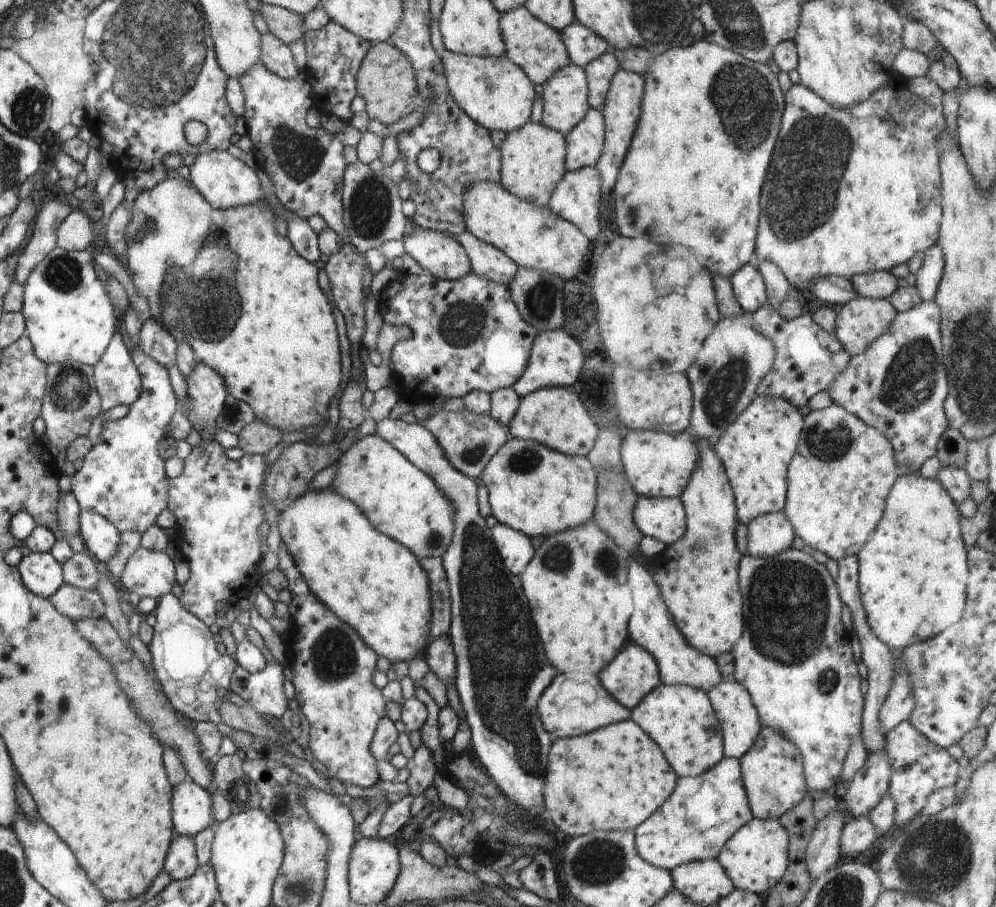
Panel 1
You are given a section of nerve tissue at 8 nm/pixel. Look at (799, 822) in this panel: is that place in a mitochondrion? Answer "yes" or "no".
no

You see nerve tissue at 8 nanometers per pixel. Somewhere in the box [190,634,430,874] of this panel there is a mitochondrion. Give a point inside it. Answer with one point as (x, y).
(239, 791)

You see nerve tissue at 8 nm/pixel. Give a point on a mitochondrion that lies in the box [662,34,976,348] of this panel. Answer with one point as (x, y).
(804, 190)

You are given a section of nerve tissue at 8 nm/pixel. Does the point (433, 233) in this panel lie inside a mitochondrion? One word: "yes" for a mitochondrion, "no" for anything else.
no

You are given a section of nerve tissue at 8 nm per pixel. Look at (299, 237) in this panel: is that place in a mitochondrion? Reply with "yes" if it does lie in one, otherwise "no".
no

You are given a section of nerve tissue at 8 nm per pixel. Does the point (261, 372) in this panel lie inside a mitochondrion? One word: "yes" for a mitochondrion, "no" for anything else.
no

